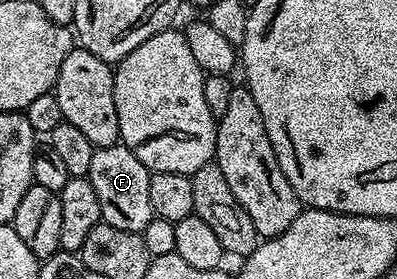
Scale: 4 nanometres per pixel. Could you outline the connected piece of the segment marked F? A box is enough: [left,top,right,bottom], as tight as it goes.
[86,143,153,232]

